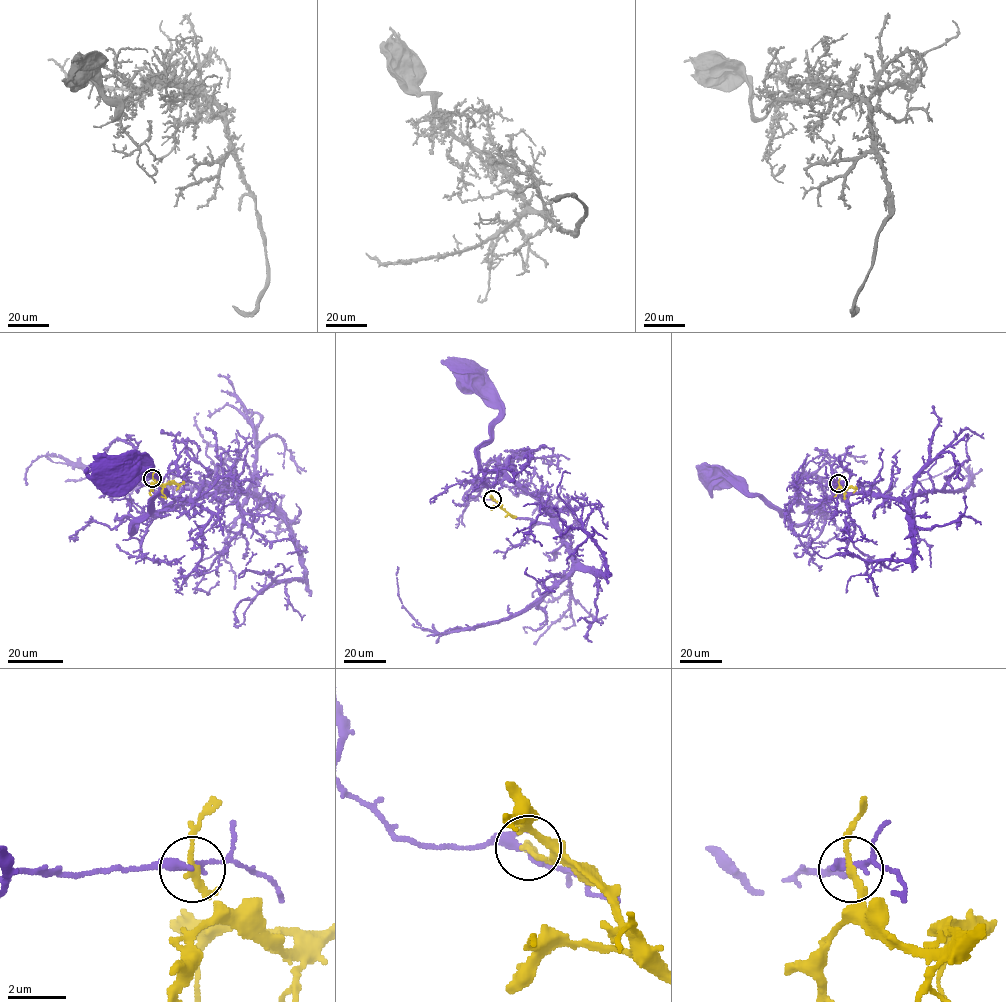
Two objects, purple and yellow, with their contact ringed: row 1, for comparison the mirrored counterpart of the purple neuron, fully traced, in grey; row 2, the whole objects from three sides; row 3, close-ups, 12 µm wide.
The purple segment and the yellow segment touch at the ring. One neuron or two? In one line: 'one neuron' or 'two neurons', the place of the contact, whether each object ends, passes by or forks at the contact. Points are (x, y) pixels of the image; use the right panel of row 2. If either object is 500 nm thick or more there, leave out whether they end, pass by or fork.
one neuron; place (838, 483); purple passes by; yellow passes by

